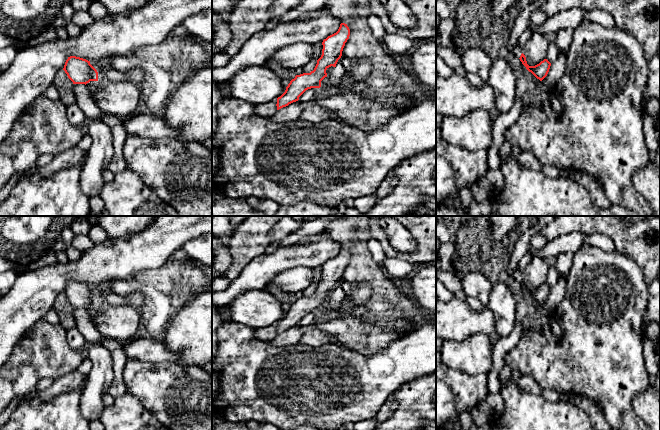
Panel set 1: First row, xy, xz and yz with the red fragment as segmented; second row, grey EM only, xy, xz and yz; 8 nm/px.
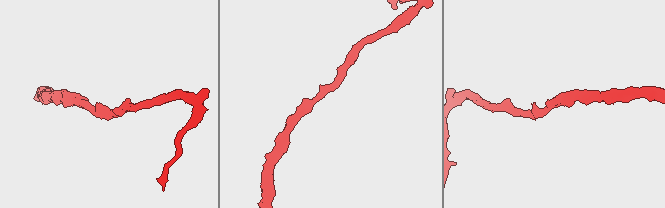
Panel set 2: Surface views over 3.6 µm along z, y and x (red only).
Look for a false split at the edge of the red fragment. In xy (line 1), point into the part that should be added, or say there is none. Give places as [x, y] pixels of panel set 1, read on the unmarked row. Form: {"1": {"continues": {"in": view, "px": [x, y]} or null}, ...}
{"1": {"continues": null}}

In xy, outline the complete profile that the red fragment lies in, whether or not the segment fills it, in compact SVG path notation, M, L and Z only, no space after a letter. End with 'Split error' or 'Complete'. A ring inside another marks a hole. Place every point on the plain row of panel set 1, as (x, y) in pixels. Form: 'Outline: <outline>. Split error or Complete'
Outline: M70 280L65 286L63 294L73 308L87 308L90 305L98 305L98 296L90 288L90 285Z. Complete

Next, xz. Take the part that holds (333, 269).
Outline: M341 247L338 255L323 264L322 279L310 297L296 299L286 311L285 316L277 322L277 334L299 324L299 321L308 313L320 312L321 305L327 301L326 294L336 291L342 280L345 267L349 263L350 253L345 247Z. Complete

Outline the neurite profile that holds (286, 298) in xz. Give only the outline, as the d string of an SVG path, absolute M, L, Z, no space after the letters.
M268 284L265 289L271 292L283 305L286 312L290 305L295 302L296 298L294 294L282 291L276 284Z

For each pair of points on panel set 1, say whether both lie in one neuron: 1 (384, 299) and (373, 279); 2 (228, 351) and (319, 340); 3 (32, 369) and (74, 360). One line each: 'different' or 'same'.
1: same
2: different
3: same

